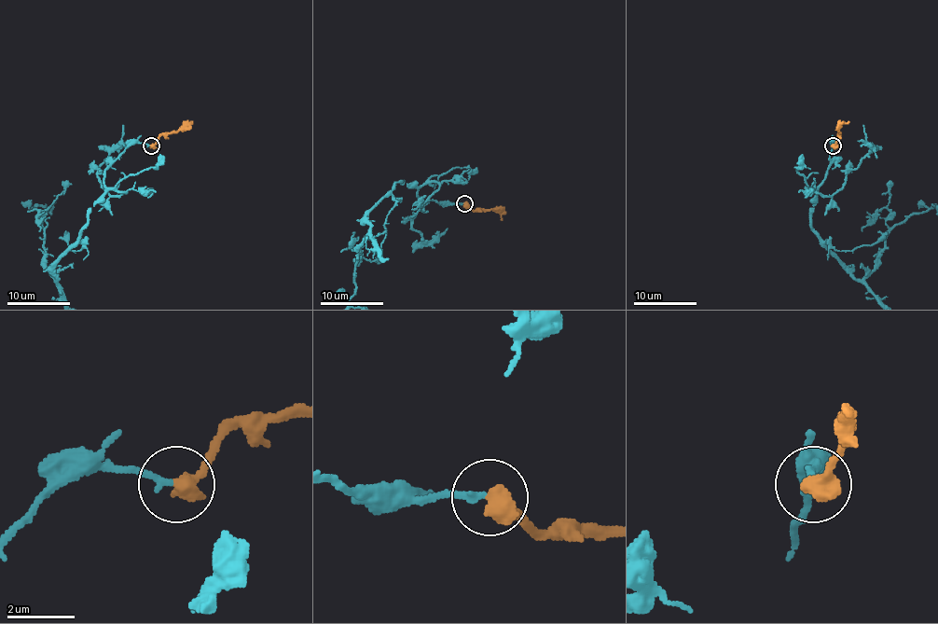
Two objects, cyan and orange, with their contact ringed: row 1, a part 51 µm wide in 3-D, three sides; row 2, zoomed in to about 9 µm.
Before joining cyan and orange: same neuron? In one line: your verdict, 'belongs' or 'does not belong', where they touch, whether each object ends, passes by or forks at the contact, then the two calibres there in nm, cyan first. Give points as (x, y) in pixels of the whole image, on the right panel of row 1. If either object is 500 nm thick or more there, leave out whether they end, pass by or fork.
belongs; place (833, 145); calibres 240 and 600 nm

